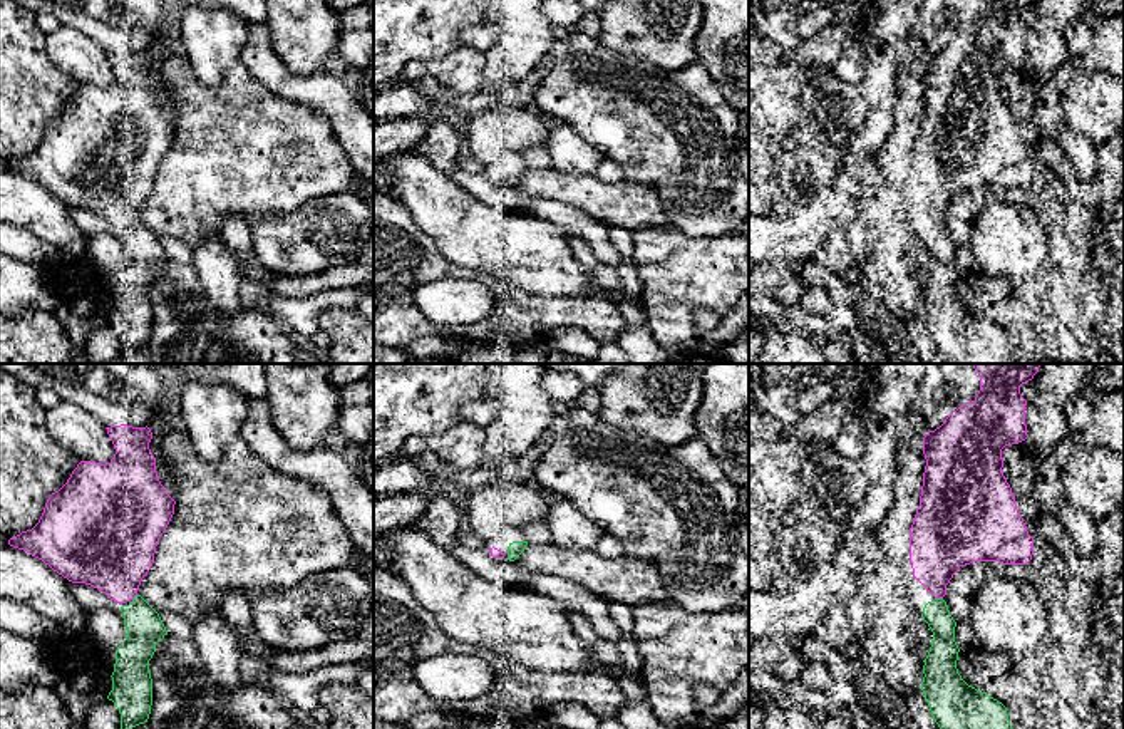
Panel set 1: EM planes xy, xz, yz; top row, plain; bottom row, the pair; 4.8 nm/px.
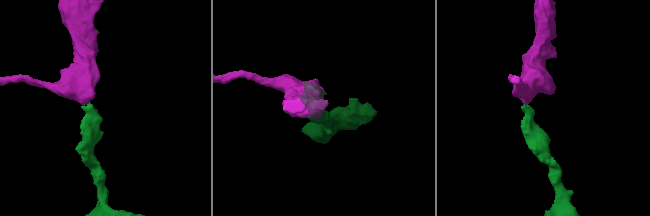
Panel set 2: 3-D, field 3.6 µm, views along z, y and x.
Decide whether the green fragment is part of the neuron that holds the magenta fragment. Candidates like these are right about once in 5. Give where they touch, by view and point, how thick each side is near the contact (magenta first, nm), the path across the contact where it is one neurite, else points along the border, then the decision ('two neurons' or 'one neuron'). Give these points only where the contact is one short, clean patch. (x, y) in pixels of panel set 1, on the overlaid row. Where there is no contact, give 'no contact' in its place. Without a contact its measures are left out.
contact yz (938, 597); calibres 280 and 130 nm; one neuron

